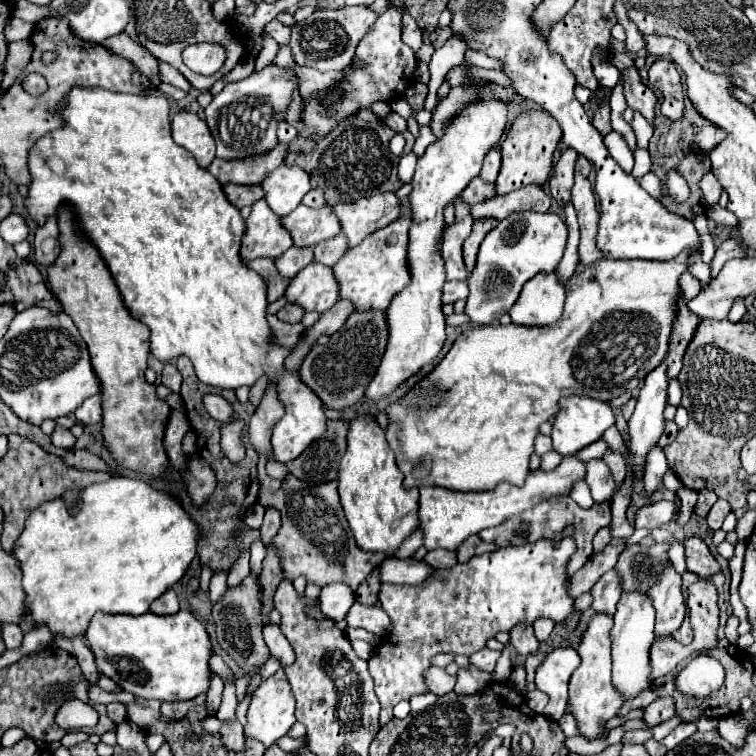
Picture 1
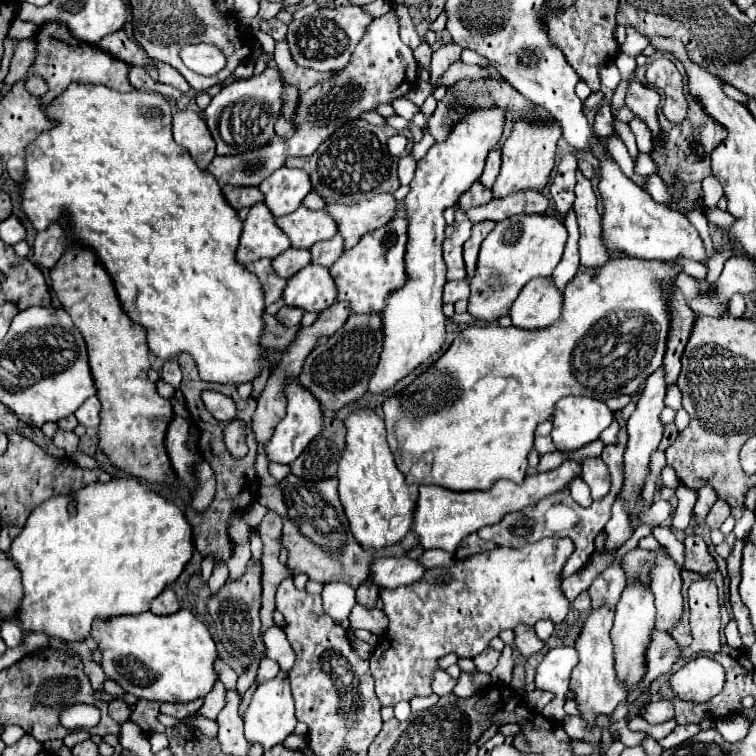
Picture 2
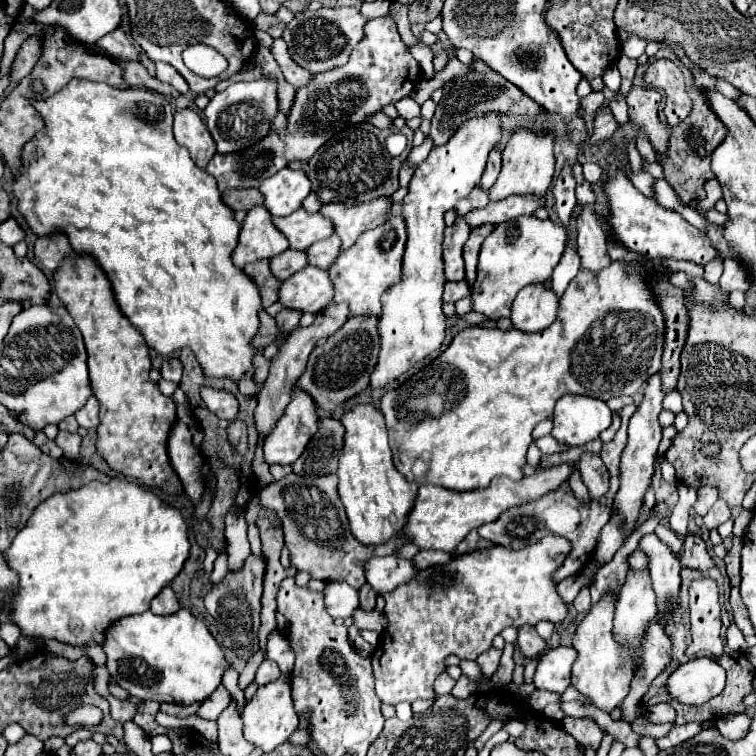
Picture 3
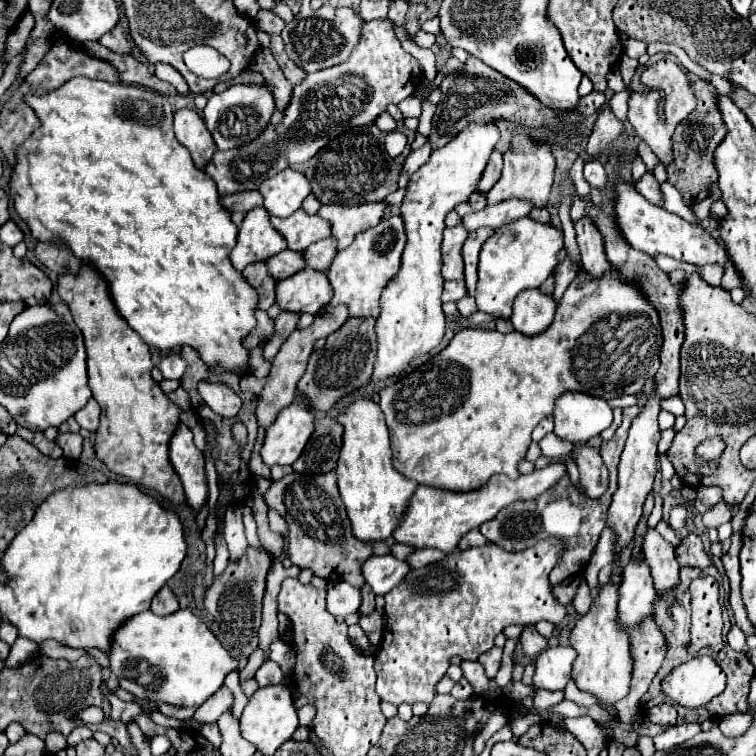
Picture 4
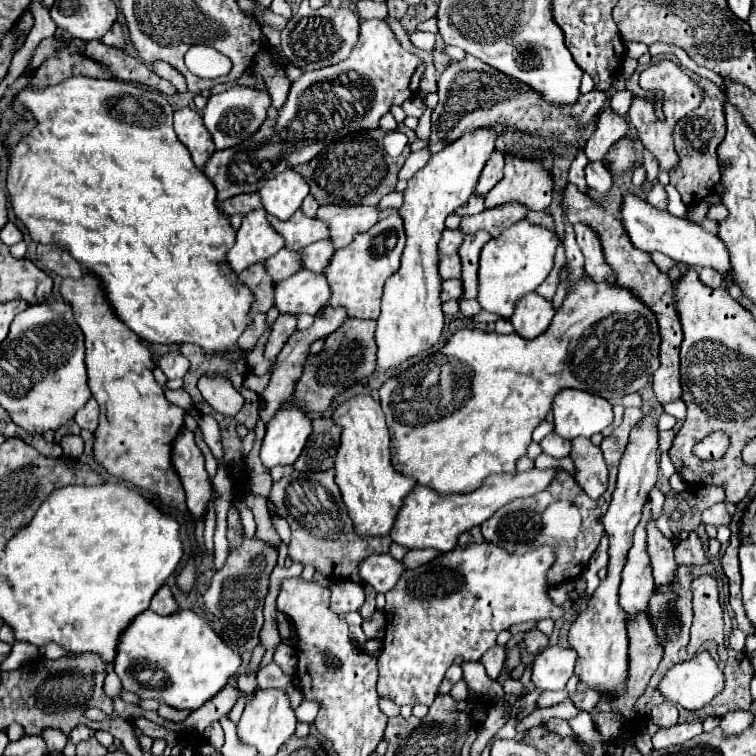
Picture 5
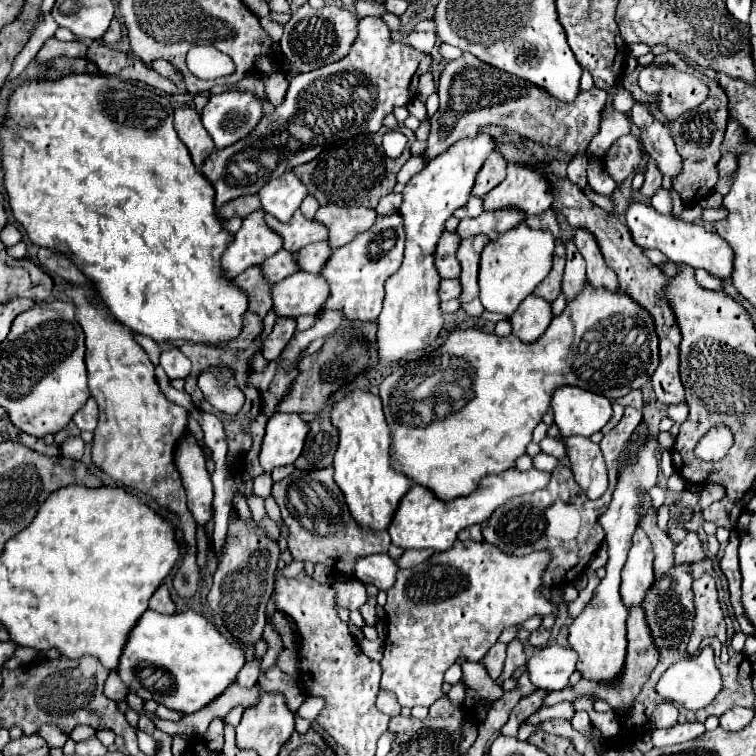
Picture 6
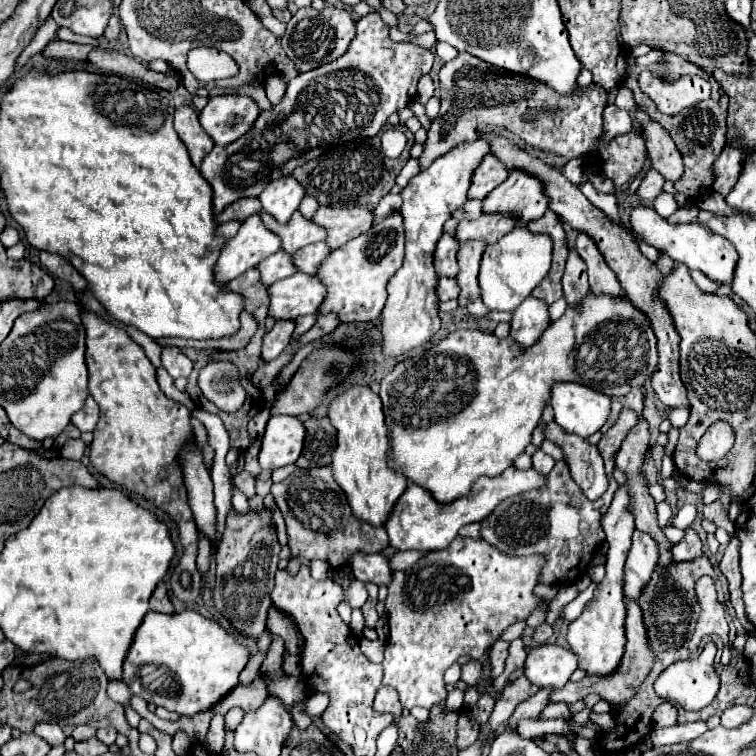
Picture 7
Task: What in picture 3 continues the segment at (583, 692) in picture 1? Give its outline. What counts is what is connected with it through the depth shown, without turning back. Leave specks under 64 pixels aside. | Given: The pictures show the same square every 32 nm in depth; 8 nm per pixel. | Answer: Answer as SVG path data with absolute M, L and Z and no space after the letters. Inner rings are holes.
M606 592L596 604L592 604L592 610L578 624L572 636L572 646L578 652L578 658L572 666L572 684L580 694L588 696L594 706L606 712L616 708L620 700L626 698L632 680L632 658L628 654L628 648L620 644L612 632L614 608L616 608L616 596L612 592Z

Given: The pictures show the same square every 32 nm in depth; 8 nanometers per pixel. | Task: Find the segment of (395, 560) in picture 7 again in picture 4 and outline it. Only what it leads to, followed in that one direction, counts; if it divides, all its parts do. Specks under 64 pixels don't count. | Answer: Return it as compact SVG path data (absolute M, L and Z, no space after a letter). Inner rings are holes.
M428 548L428 550L414 550L406 562L410 568L422 568L422 566L428 566L436 560L442 560L444 558L444 552L436 552L434 548Z

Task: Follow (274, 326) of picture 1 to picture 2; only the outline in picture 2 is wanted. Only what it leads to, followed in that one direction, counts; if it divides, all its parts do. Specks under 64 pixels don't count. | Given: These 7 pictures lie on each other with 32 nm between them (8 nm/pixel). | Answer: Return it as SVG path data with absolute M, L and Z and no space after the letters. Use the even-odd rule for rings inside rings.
M268 312L262 314L262 320L264 320L264 330L262 330L262 336L260 336L260 348L274 346L276 350L282 350L284 346L290 344L290 340L296 334L296 330L300 330L300 326L296 326L296 328L284 328Z

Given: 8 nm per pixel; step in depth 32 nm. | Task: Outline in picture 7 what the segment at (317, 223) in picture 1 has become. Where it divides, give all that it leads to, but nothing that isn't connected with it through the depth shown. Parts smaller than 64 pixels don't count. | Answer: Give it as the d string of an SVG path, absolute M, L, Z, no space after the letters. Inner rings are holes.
M260 210L258 212L264 226L274 232L276 236L280 236L282 240L282 250L288 252L288 254L294 254L298 252L300 248L308 246L308 244L314 244L314 242L320 242L324 240L324 228L320 228L318 224L312 224L310 220L306 220L300 212L296 212L288 224L278 224L268 212Z

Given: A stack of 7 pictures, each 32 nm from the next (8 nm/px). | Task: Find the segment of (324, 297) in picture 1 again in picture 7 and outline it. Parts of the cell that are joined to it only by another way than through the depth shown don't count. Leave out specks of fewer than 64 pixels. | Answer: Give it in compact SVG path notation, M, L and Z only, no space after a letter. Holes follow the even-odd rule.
M296 272L276 284L270 284L268 296L268 316L274 320L296 320L298 316L316 314L324 300L324 284L320 284L316 276Z

